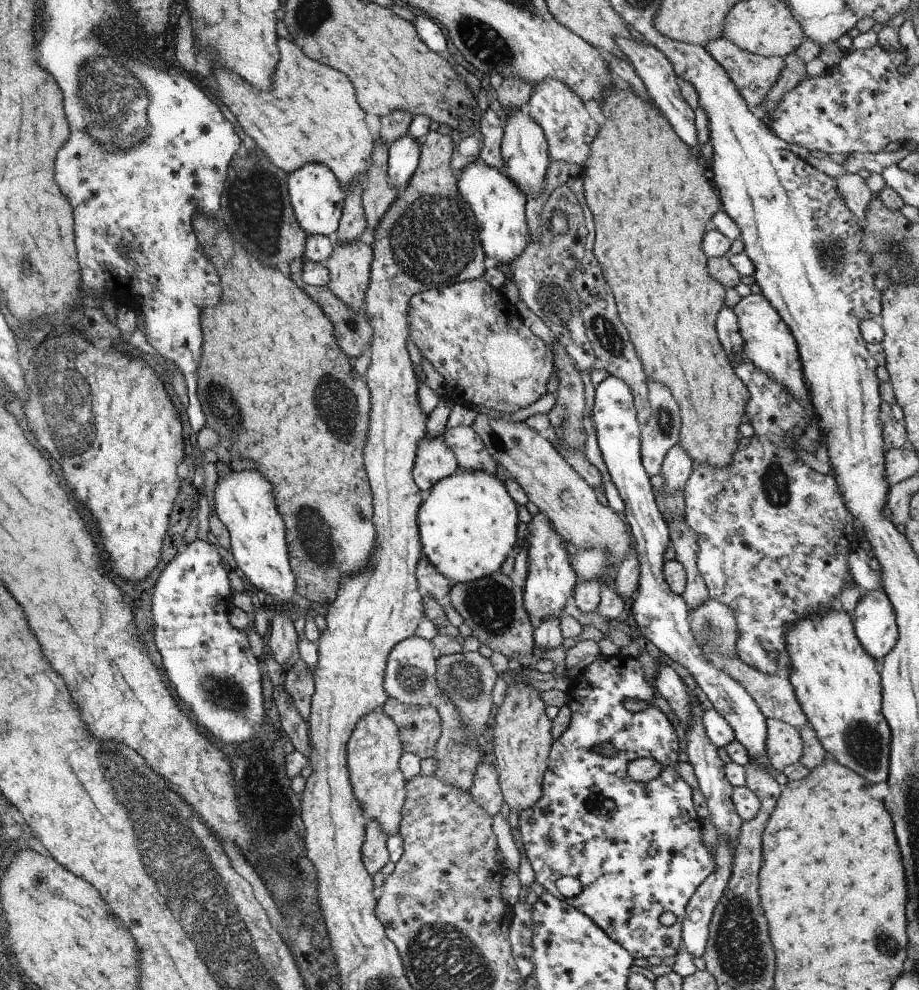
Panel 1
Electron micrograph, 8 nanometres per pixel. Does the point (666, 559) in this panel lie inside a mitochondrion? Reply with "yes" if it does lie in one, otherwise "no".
no

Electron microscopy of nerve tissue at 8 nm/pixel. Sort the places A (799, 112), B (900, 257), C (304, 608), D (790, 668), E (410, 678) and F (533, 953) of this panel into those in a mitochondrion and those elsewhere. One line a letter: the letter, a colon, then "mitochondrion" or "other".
A: mitochondrion
B: mitochondrion
C: other
D: other
E: mitochondrion
F: other

